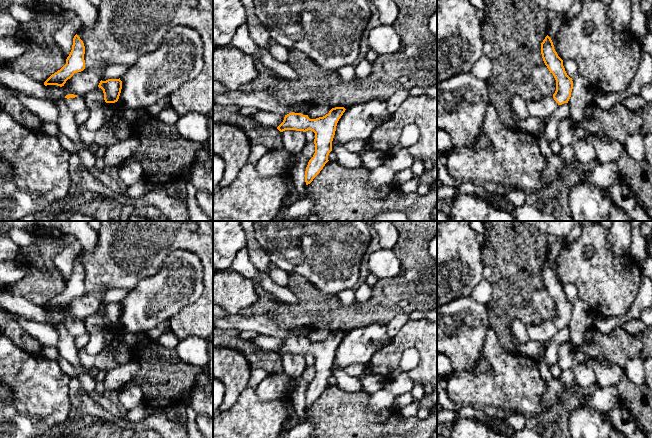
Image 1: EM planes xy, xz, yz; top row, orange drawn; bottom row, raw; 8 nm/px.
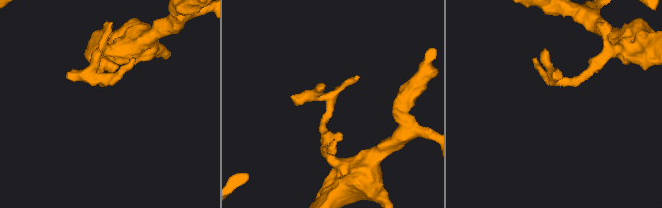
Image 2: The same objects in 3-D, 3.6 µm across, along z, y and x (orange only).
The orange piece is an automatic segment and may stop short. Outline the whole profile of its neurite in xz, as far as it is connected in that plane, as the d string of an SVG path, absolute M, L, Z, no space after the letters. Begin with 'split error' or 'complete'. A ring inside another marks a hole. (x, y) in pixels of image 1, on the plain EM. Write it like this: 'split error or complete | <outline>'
split error | M294 327L293 335L285 339L283 346L277 353L280 356L285 354L306 356L311 354L315 357L315 377L309 384L305 395L305 406L308 409L329 385L328 379L332 375L336 350L346 333L344 331L335 331L323 341L310 343L303 334L304 329L311 330L307 327Z

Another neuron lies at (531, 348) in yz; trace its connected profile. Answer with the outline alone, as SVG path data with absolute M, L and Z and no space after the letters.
M513 337L513 344L517 347L520 354L535 357L542 349L548 346L548 341L533 341L521 343L516 337Z

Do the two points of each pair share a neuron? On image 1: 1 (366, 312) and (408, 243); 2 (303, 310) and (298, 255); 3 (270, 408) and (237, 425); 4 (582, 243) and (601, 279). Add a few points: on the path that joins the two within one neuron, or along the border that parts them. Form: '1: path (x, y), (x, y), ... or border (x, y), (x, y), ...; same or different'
1: path (384, 298), (408, 274), (408, 261); same
2: border (289, 272), (302, 275), (318, 290); different
3: path (262, 416), (253, 425), (245, 425); same
4: path (581, 252), (581, 259), (592, 270); same

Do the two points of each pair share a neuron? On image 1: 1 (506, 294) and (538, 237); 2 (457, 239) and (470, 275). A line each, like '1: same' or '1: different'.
1: same
2: same

